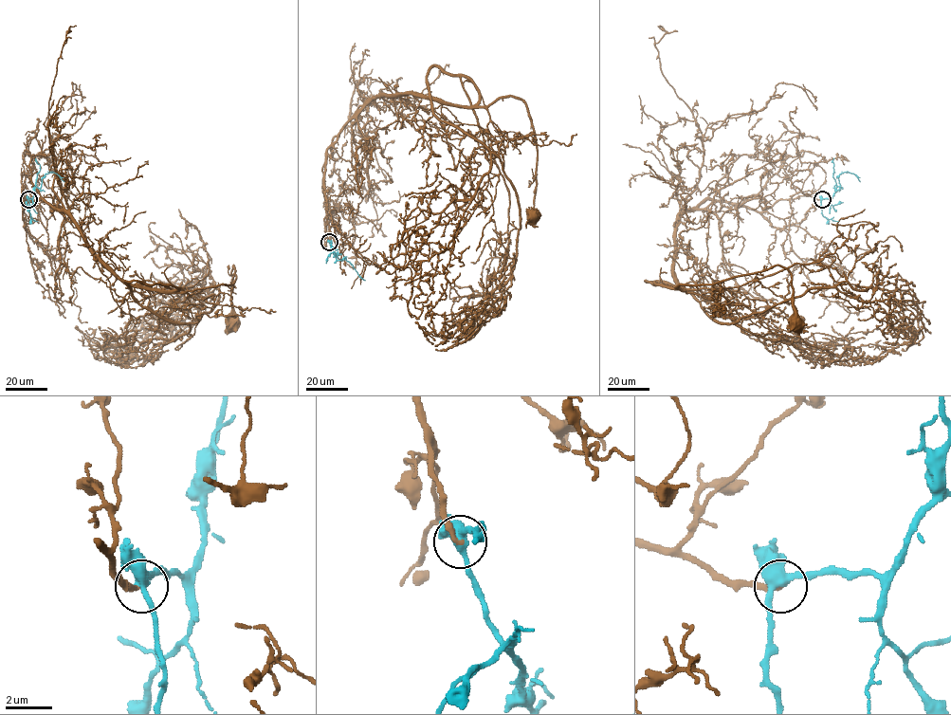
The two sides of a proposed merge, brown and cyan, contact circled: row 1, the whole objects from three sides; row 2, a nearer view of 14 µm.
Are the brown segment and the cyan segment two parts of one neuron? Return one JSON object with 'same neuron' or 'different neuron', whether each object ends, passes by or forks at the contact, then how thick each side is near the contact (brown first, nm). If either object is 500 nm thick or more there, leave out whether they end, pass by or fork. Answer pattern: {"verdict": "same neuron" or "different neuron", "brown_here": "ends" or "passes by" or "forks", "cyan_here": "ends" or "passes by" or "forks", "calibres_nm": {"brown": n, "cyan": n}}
{"verdict": "same neuron", "brown_here": "ends", "cyan_here": "forks", "calibres_nm": {"brown": 240, "cyan": 380}}

